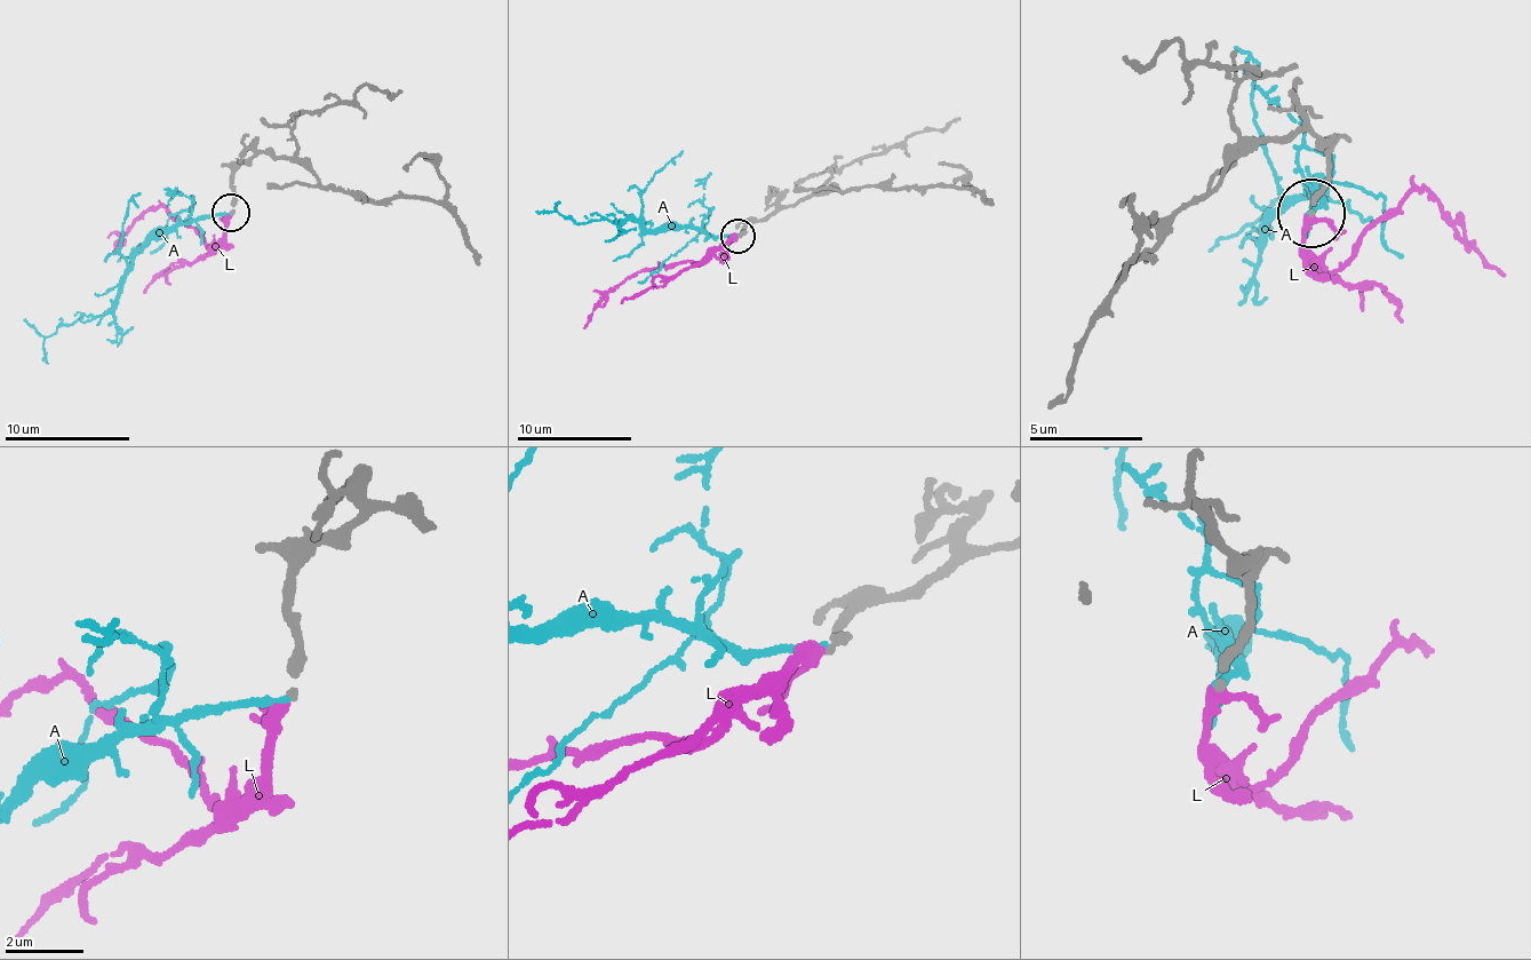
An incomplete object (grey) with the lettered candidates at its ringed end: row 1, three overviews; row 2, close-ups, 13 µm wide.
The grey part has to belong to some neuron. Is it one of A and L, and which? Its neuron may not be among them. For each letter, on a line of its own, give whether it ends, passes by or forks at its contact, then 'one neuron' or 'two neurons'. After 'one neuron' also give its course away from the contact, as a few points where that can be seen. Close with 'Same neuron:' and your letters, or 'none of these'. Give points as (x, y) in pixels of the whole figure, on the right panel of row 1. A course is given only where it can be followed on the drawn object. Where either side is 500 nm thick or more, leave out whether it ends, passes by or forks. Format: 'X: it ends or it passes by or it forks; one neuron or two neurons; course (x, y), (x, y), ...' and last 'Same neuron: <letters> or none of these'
A: it ends; two neurons
L: it passes by; one neuron; course (1308, 219), (1306, 254), (1331, 268), (1364, 231), (1418, 185), (1444, 224), (1504, 274)
Same neuron: L

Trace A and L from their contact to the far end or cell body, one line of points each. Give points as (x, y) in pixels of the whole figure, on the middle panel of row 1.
A: (740, 235), (716, 235), (680, 225), (659, 232), (632, 220), (598, 219), (575, 223), (556, 213), (537, 211)
L: (739, 236), (706, 260), (652, 267), (613, 288), (584, 327)

